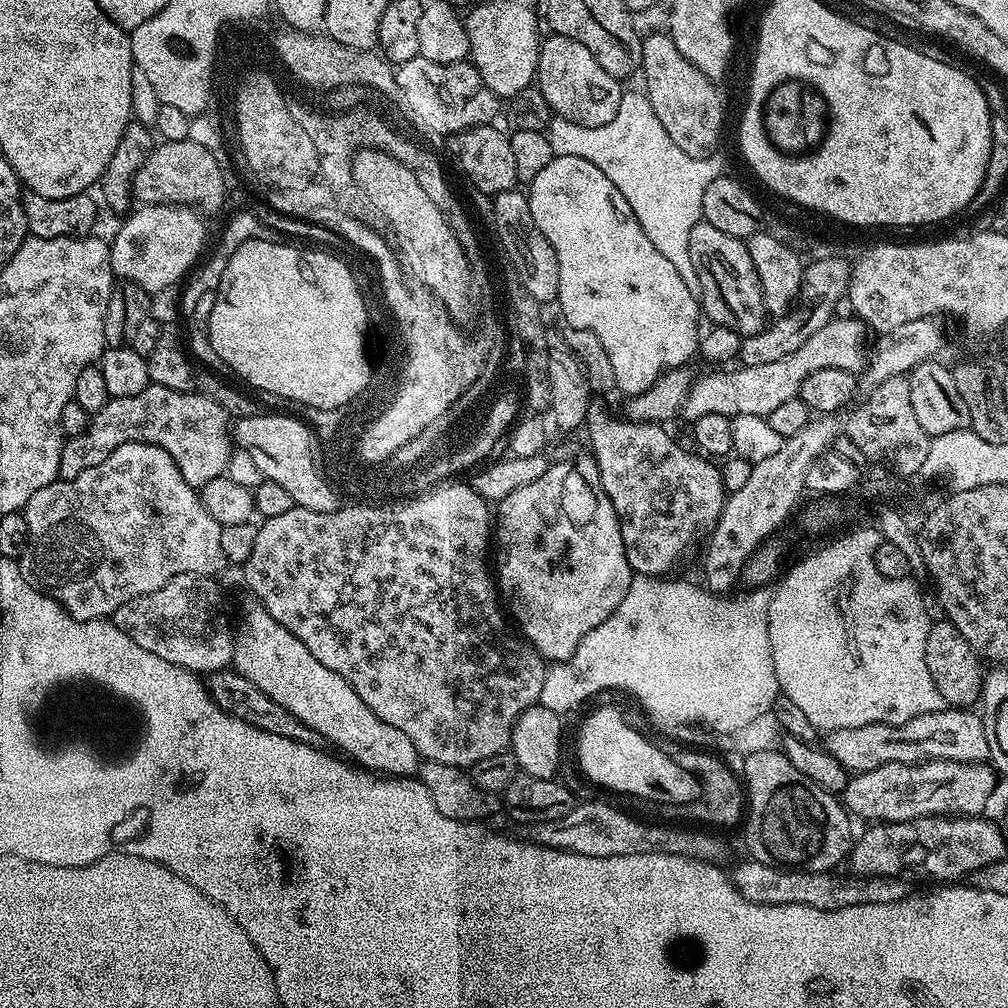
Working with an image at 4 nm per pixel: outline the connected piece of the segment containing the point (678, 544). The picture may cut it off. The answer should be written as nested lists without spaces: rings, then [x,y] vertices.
[[[600,402],[588,407],[586,433],[592,439],[590,452],[596,458],[606,498],[610,498],[614,514],[618,514],[626,558],[637,576],[667,577],[671,573],[668,571],[695,546],[696,540],[703,541],[711,533],[723,512],[726,497],[719,467],[695,451],[687,452],[678,441],[672,440],[666,429],[664,424],[641,424],[639,420],[627,418],[615,420],[604,413]]]

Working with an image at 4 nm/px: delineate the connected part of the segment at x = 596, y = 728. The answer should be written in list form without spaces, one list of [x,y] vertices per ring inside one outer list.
[[[596,708],[584,720],[580,737],[576,740],[576,752],[580,755],[580,768],[596,784],[609,788],[612,792],[625,792],[640,800],[653,800],[656,804],[685,804],[691,806],[701,799],[700,779],[690,770],[682,770],[674,758],[668,756],[663,747],[651,744],[636,728],[624,721],[624,716],[616,708]]]

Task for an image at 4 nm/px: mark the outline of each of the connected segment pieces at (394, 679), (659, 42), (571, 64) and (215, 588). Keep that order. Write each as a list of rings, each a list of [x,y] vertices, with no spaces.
[[[454,483],[440,484],[428,496],[419,499],[419,503],[411,506],[340,506],[335,512],[319,512],[294,506],[286,510],[286,514],[278,514],[278,518],[264,520],[259,525],[254,550],[242,565],[242,572],[245,586],[252,591],[249,593],[259,600],[270,618],[274,618],[278,626],[286,626],[286,630],[290,630],[290,634],[294,634],[294,638],[298,638],[298,642],[302,642],[302,646],[306,646],[306,650],[310,650],[310,654],[314,654],[314,658],[318,658],[326,670],[342,674],[342,678],[354,686],[354,694],[358,694],[358,698],[362,698],[362,702],[366,702],[366,706],[370,706],[370,710],[374,710],[382,722],[394,726],[394,730],[402,730],[402,734],[414,742],[424,760],[468,770],[474,762],[490,758],[490,754],[509,751],[517,718],[540,699],[546,661],[527,640],[513,631],[506,619],[494,572],[490,567],[490,533],[494,528],[494,520],[491,515],[488,517],[489,501],[483,500],[472,489],[471,483]]]
[[[667,31],[652,32],[649,36],[647,33],[643,41],[642,88],[650,106],[654,106],[654,114],[658,114],[658,122],[662,122],[662,130],[670,134],[670,142],[674,142],[678,150],[691,156],[709,155],[724,128],[724,104],[716,93],[717,85],[678,54],[678,46],[674,46]]]
[[[549,35],[540,45],[535,83],[546,94],[546,102],[553,113],[561,120],[569,120],[582,126],[602,126],[618,114],[618,102],[622,95],[621,81],[615,76],[606,74],[602,66],[574,38]]]
[[[178,574],[166,586],[118,606],[110,619],[142,650],[150,650],[166,662],[197,674],[222,671],[232,662],[234,624],[228,621],[220,582],[211,576]]]

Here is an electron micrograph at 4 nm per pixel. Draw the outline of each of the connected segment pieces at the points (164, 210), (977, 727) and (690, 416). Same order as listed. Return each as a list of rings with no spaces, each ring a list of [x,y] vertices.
[[[151,204],[135,209],[112,238],[113,273],[119,279],[142,286],[150,294],[177,285],[200,258],[206,230],[199,216],[195,209],[185,205]]]
[[[945,707],[938,712],[910,718],[905,724],[867,724],[836,728],[823,737],[822,747],[842,762],[849,773],[874,770],[884,763],[918,763],[923,760],[944,759],[974,764],[989,759],[983,719],[968,708]]]
[[[837,319],[826,322],[818,334],[810,334],[794,354],[786,354],[786,358],[778,358],[778,362],[762,362],[758,366],[729,367],[727,370],[708,370],[705,376],[697,375],[692,381],[692,388],[684,400],[683,419],[691,422],[702,418],[705,414],[722,414],[723,416],[741,416],[754,414],[768,416],[789,398],[799,396],[802,381],[814,370],[834,368],[860,374],[866,363],[866,346],[864,348],[864,332],[866,328],[859,319]]]

